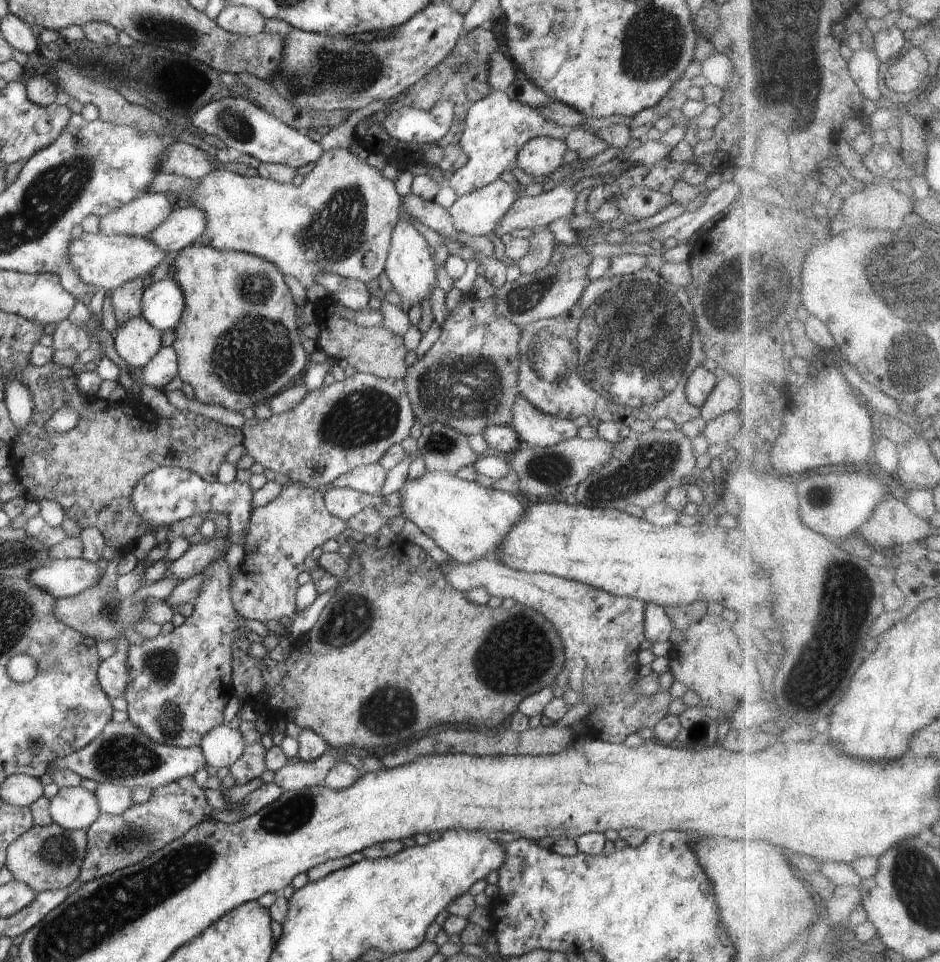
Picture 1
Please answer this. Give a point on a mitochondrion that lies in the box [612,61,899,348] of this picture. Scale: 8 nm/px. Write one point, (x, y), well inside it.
(759, 285)

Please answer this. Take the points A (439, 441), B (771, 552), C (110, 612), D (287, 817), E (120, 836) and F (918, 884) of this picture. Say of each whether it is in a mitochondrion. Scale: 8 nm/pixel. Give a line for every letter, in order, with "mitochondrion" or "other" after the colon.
A: mitochondrion
B: other
C: mitochondrion
D: mitochondrion
E: mitochondrion
F: mitochondrion

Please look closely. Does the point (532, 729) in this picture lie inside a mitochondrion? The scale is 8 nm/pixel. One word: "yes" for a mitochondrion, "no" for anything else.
no

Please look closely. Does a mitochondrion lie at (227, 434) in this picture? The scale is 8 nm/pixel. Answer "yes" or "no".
no

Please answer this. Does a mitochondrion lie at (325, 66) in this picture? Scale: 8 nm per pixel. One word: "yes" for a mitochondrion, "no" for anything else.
yes

